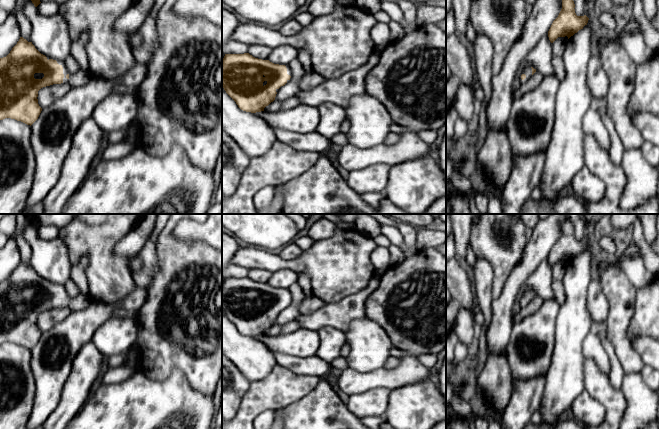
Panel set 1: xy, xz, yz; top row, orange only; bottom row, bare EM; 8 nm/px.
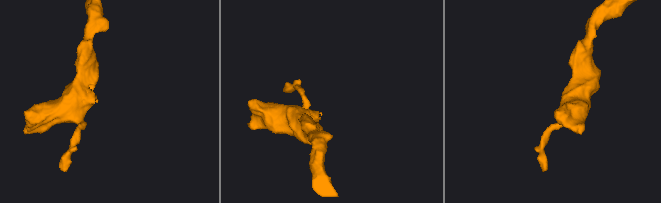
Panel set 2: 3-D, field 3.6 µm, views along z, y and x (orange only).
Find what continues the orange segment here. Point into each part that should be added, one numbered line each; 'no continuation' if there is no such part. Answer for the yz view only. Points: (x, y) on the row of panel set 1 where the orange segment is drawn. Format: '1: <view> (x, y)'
1: yz (527, 71)

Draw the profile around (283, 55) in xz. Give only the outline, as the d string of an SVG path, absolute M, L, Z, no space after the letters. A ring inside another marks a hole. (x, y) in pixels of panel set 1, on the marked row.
M283 45L272 49L267 60L274 64L289 65L297 56L298 50L296 48L290 45Z

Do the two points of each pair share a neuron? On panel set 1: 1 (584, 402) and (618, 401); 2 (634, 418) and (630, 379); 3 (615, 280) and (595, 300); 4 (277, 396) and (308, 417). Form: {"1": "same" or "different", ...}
{"1": "different", "2": "same", "3": "different", "4": "different"}

